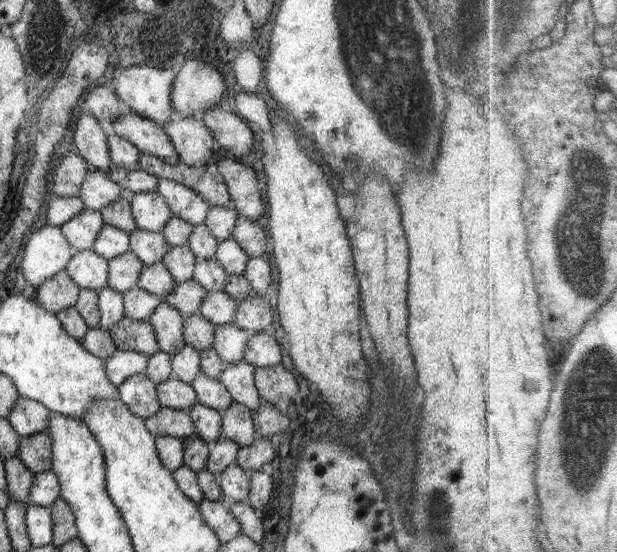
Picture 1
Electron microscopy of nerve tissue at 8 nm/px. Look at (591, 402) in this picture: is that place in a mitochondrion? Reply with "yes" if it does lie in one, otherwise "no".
yes

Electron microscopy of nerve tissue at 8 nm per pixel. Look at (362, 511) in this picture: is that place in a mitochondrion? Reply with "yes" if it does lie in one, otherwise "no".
no

